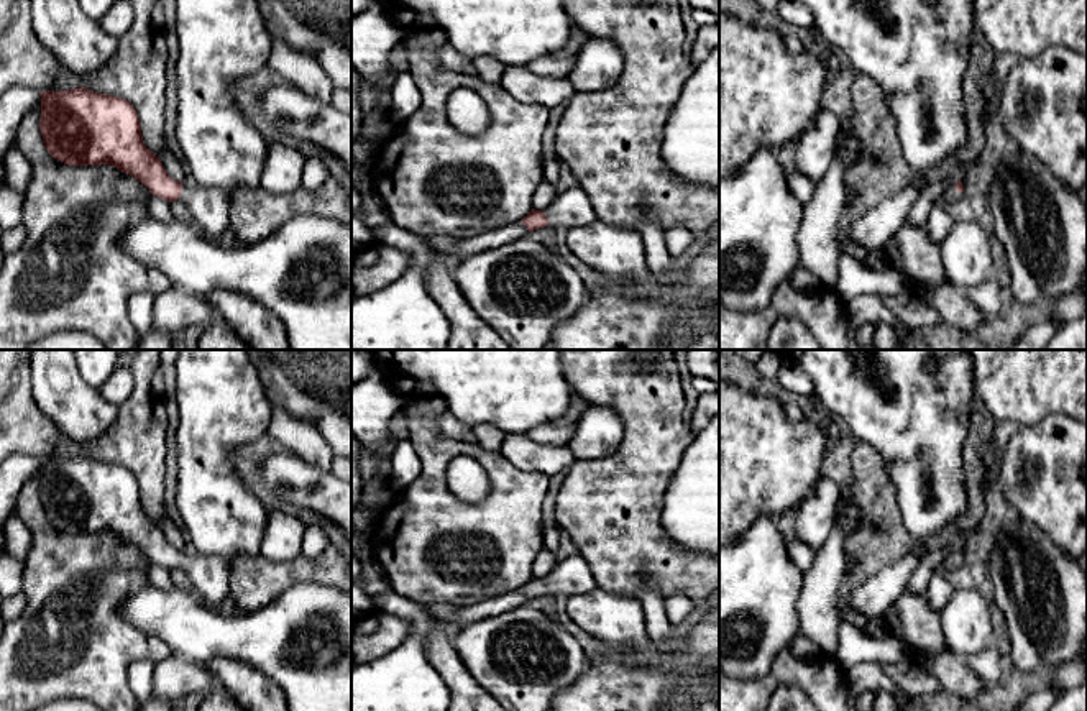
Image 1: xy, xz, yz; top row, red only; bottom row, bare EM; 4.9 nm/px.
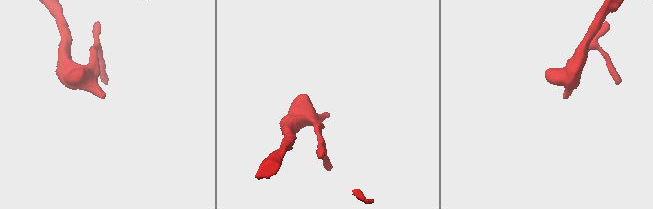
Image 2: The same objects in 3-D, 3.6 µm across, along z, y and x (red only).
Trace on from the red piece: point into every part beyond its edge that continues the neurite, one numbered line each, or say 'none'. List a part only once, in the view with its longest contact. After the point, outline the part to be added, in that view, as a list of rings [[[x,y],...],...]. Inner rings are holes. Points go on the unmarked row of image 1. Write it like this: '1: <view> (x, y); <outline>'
1: xz (572, 575); [[[580,553],[558,562],[544,581],[553,596],[563,594],[570,598],[571,594],[583,594],[596,588],[594,576]]]

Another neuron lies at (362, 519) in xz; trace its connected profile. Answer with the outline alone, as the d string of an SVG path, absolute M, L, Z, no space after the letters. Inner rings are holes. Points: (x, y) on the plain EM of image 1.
M360 504L358 509L351 514L351 532L368 532L371 535L379 516L381 512L371 512Z

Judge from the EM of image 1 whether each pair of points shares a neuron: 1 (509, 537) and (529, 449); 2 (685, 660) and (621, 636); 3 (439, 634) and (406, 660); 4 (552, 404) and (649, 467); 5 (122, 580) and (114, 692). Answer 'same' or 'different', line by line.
1: different
2: different
3: different
4: different
5: same

